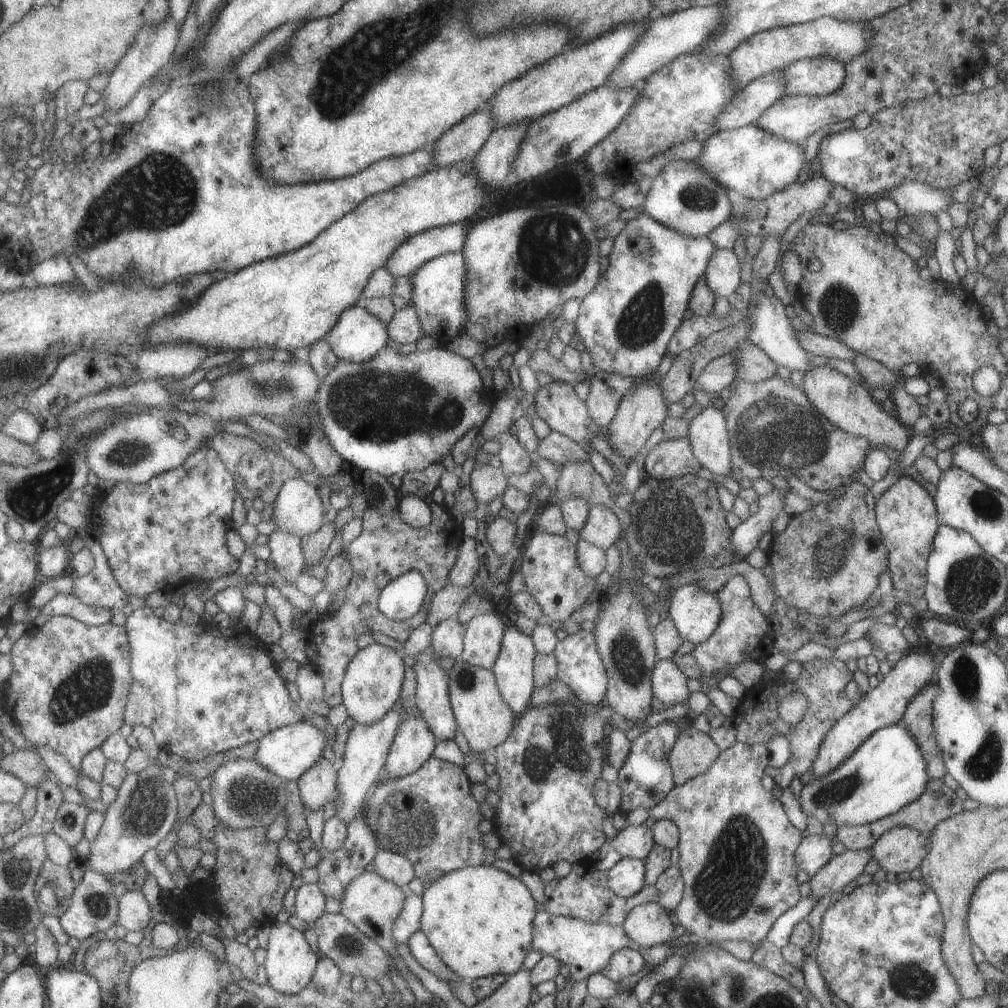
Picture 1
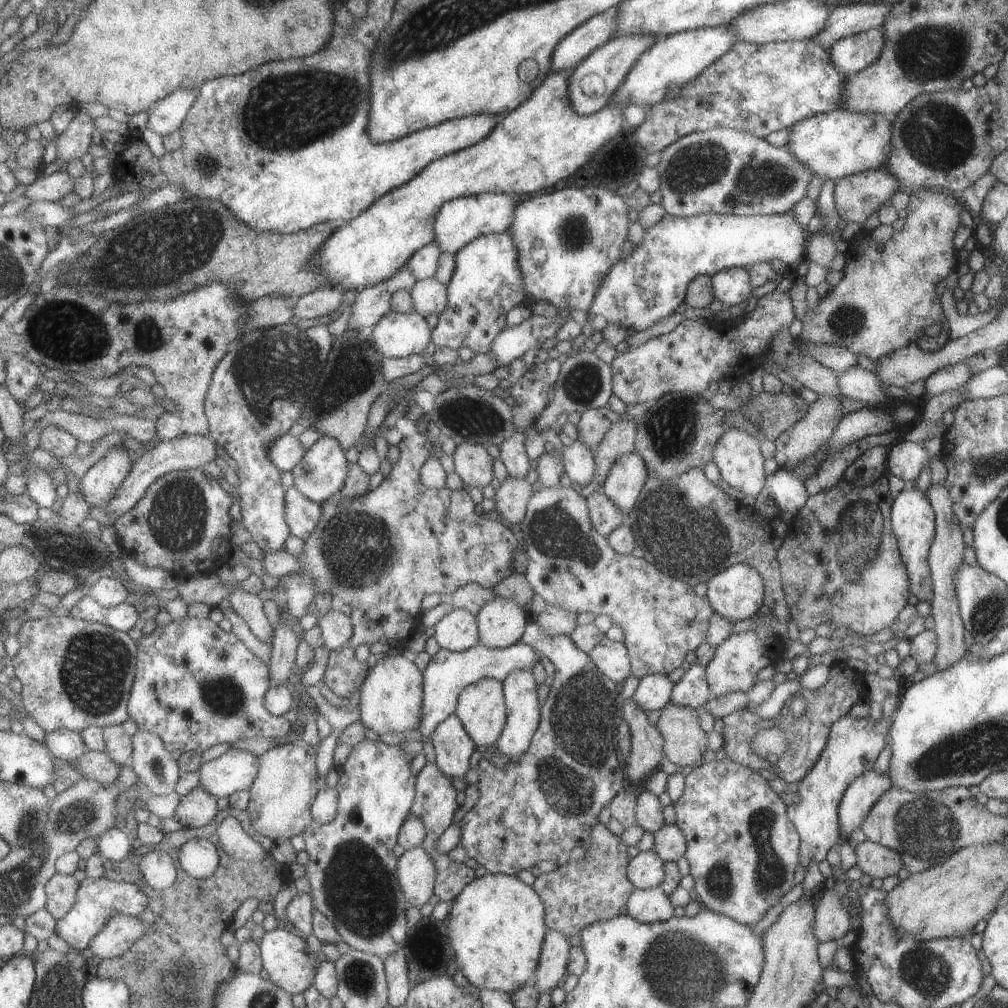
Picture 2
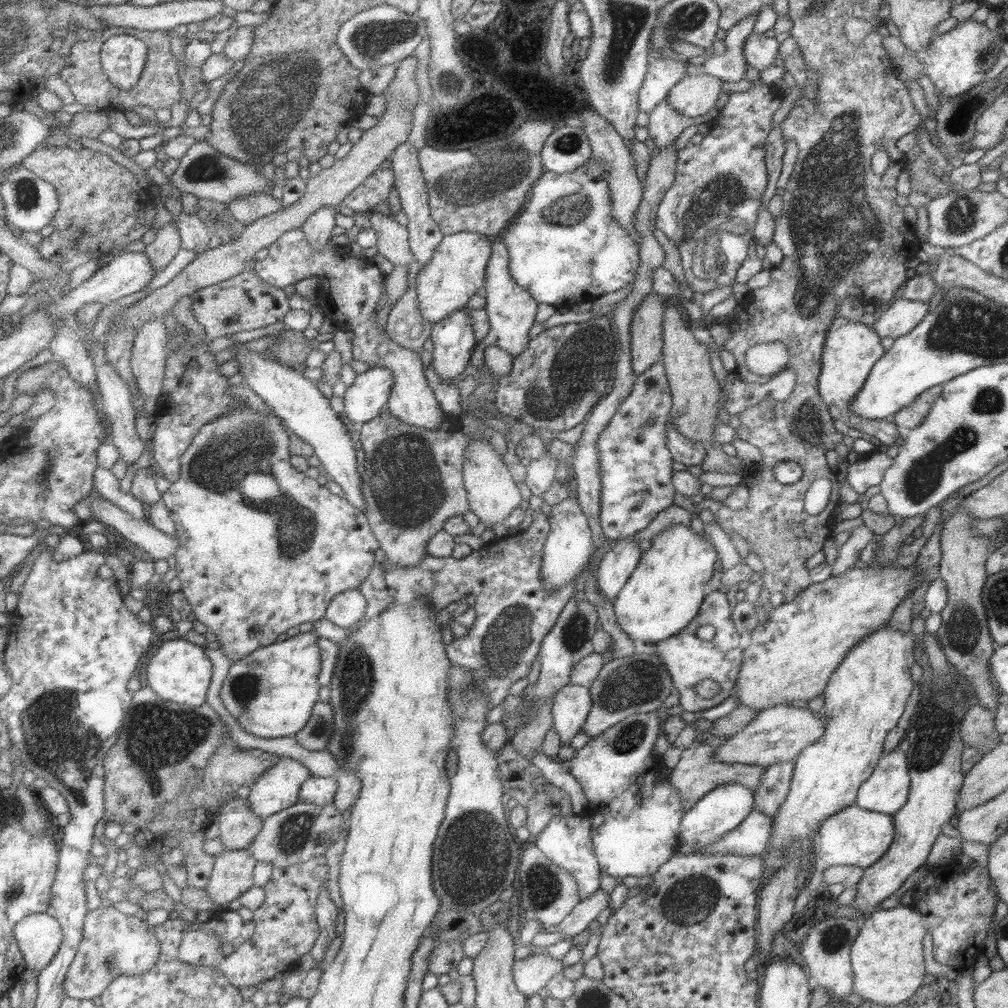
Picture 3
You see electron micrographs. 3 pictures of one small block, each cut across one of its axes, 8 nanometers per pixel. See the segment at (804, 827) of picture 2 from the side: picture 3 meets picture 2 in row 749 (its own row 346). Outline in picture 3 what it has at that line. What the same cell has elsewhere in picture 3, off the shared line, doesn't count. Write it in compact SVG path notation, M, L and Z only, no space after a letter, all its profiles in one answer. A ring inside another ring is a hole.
M836 316L831 320L825 335L821 368L817 378L817 392L821 401L827 405L831 418L842 428L851 427L861 433L865 432L865 434L874 436L882 443L882 446L893 445L895 438L899 438L904 433L895 423L887 421L887 419L863 418L855 415L847 407L849 402L855 398L855 394L861 390L861 386L863 386L873 364L885 355L879 336L872 328L868 328L863 323L849 322L843 316Z

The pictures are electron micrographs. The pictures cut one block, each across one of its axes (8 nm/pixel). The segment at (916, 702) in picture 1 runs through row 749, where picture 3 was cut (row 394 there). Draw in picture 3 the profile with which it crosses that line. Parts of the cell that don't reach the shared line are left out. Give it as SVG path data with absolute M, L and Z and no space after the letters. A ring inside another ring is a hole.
M940 385L927 388L912 403L899 408L897 412L887 417L887 421L895 423L903 432L917 427L929 413L931 403L935 401L935 397L939 396L941 389Z

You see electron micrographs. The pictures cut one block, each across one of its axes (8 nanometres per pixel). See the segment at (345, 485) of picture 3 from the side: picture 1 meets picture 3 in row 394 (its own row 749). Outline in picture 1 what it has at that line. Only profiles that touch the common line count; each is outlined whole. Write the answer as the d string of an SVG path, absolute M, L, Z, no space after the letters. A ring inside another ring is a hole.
M306 720L282 726L266 734L259 742L256 758L284 781L299 780L323 756L328 736L324 730Z

